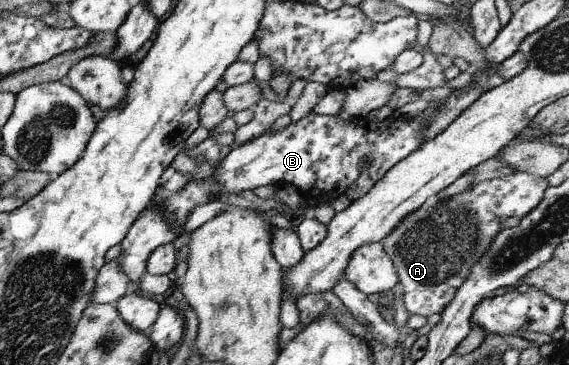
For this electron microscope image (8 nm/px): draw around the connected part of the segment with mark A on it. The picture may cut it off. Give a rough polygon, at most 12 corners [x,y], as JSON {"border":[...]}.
{"border":[[516,171],[429,197],[386,234],[408,314],[442,312],[502,230],[538,206]]}

